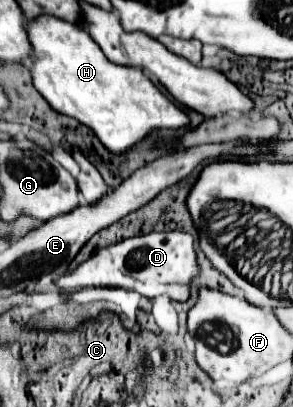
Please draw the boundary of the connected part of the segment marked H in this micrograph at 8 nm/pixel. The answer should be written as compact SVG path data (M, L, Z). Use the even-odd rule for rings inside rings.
M38 17L38 21L28 21L26 29L34 49L34 63L30 67L34 87L54 111L90 127L110 153L122 155L130 151L154 129L184 129L190 125L190 117L184 113L182 107L174 105L140 69L126 69L122 65L114 65L102 53L102 49L94 45L94 39L78 23L64 23L54 17Z

